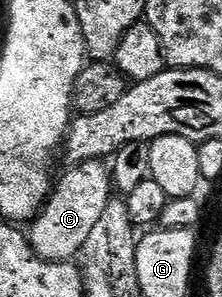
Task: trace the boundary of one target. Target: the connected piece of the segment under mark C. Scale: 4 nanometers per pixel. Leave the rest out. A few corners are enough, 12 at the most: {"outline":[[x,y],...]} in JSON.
{"outline":[[104,161],[72,165],[28,227],[43,260],[73,262],[114,194]]}

